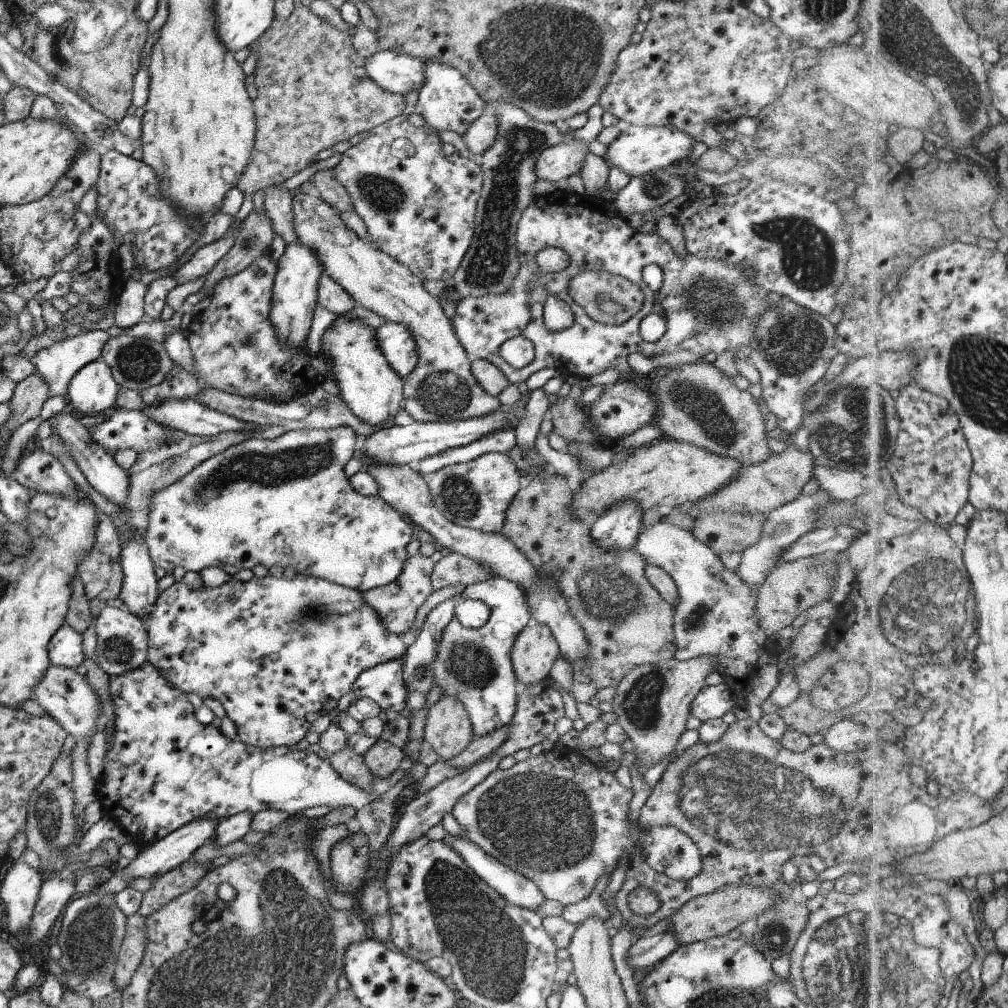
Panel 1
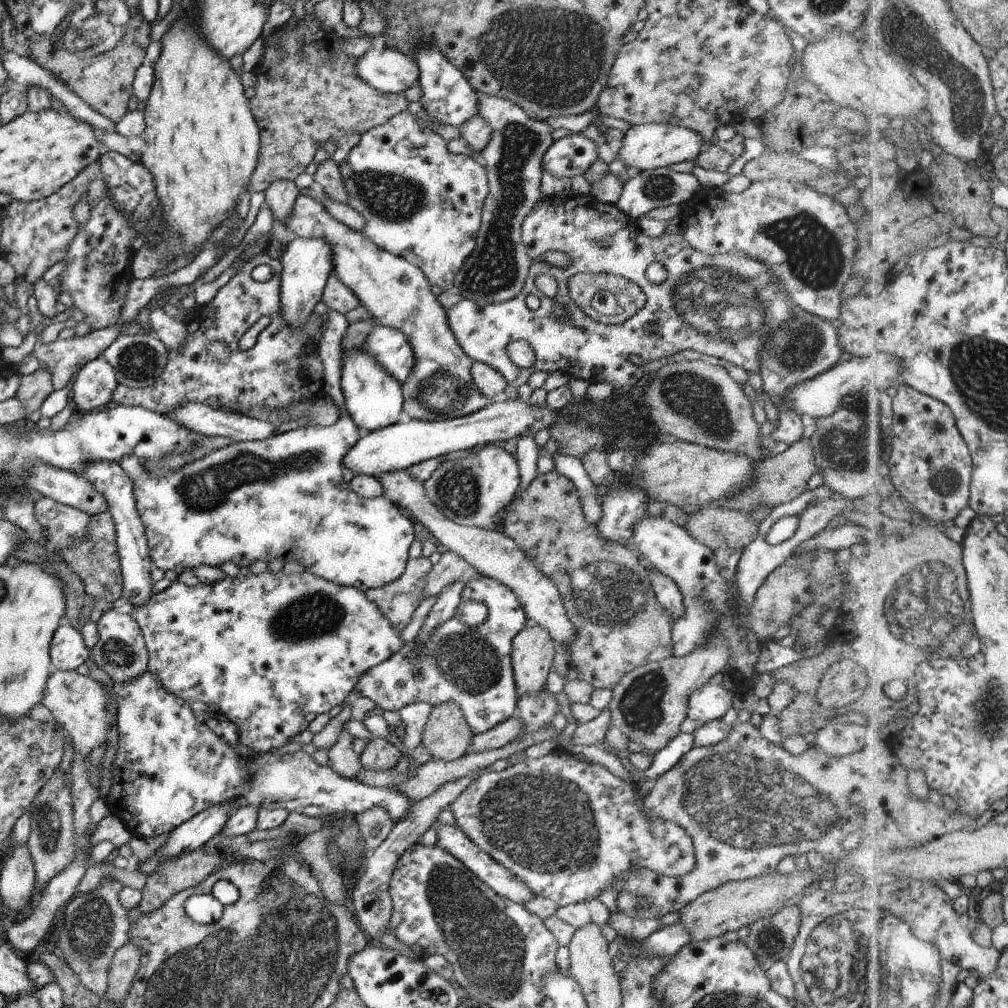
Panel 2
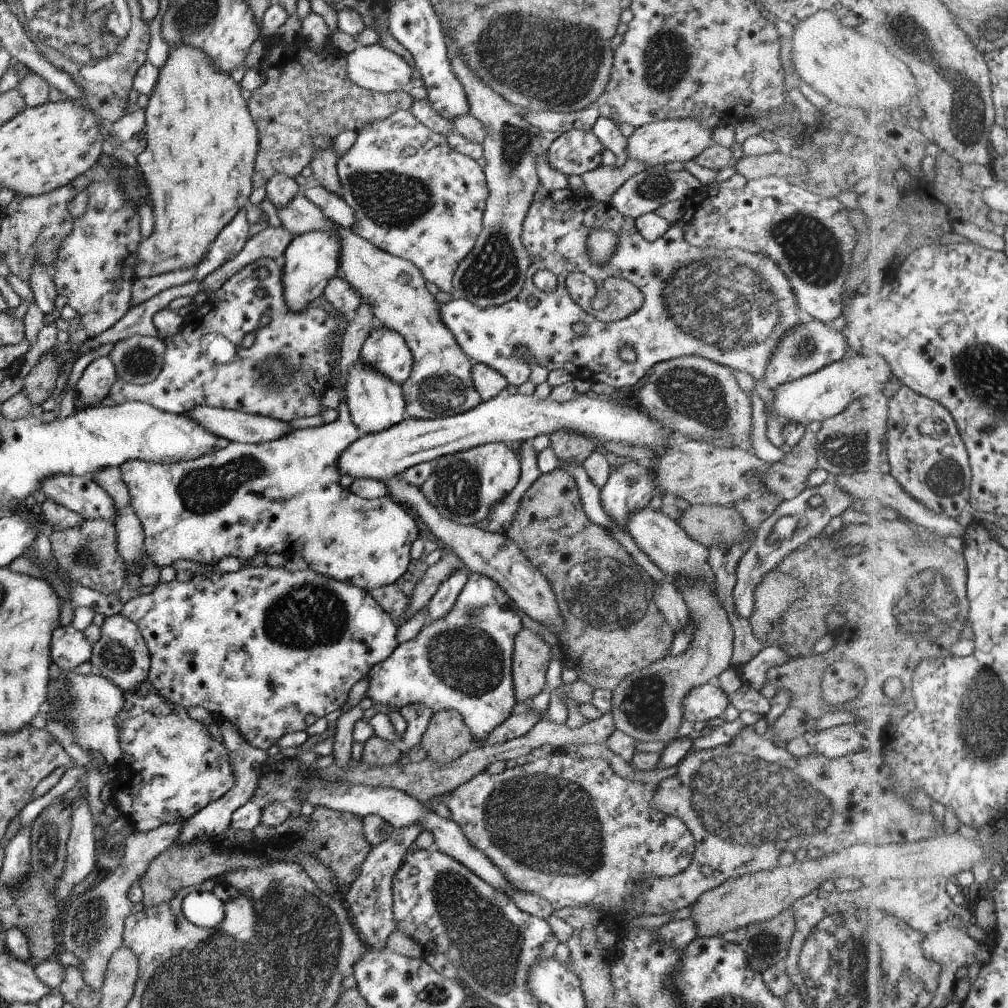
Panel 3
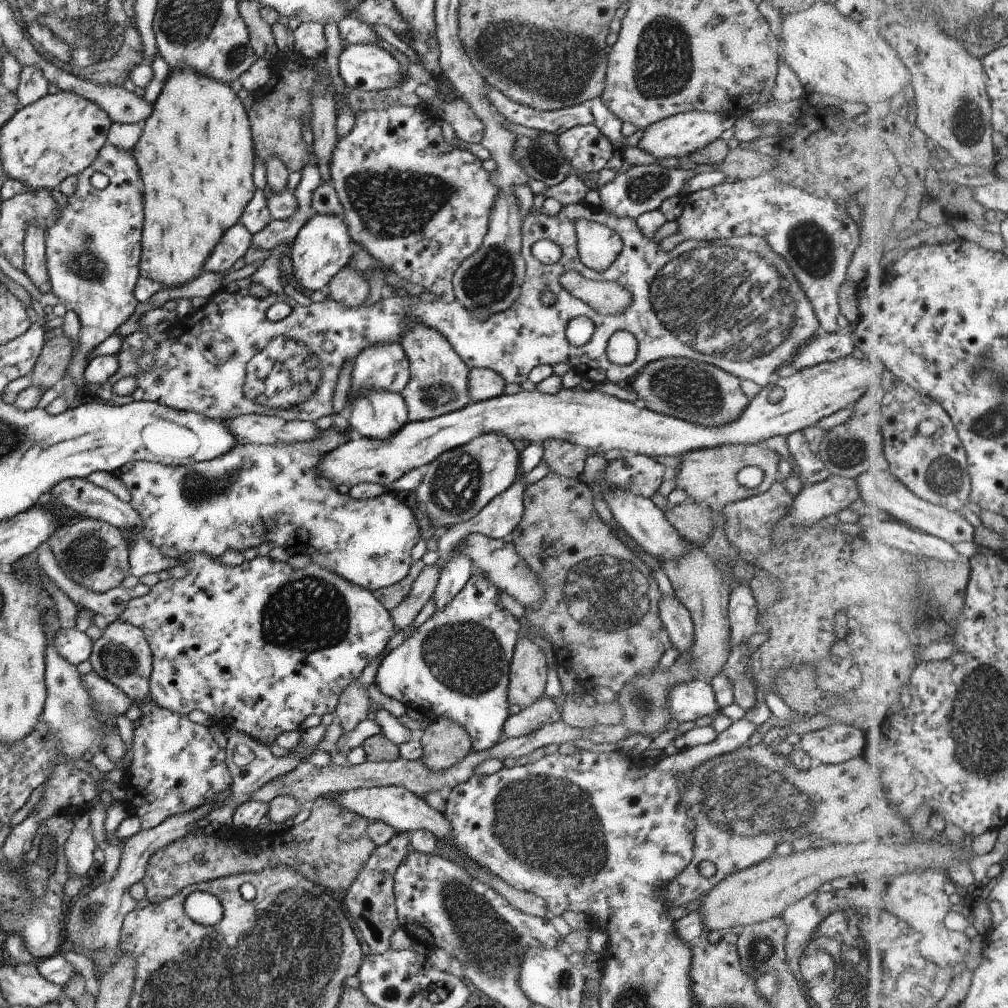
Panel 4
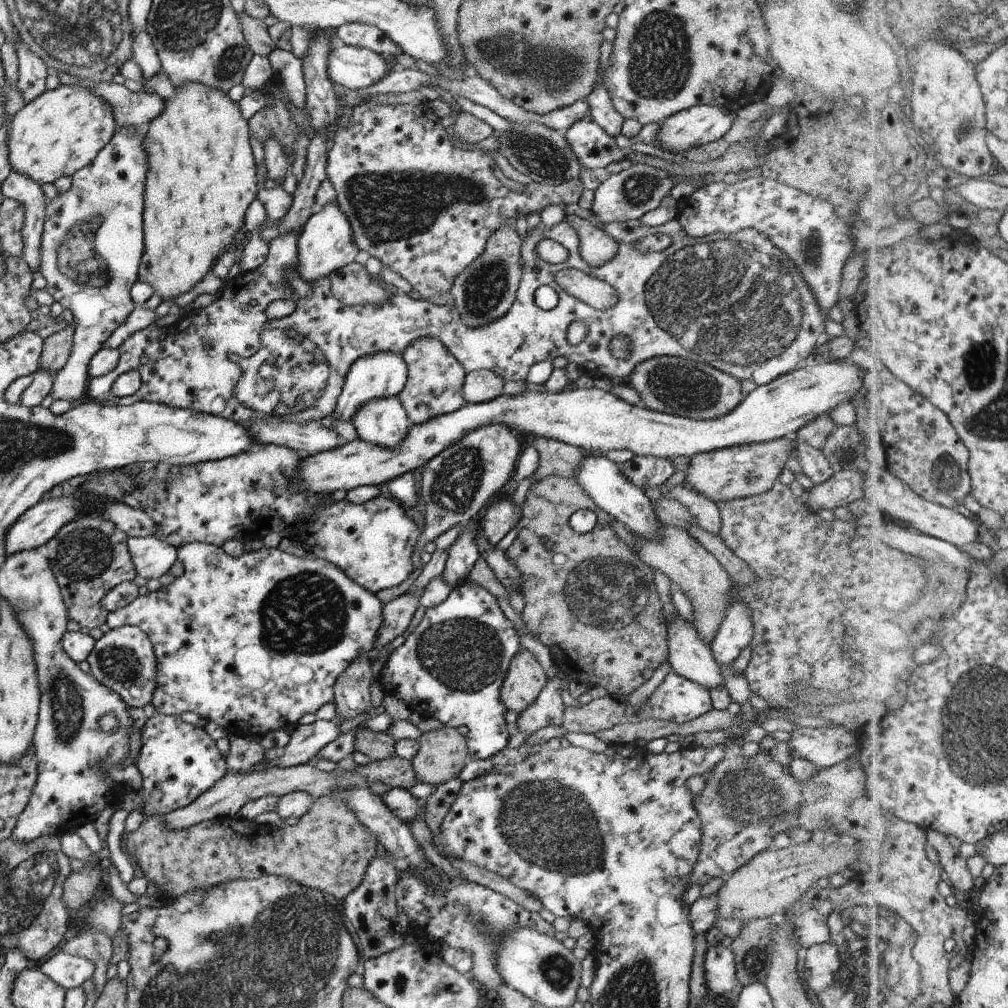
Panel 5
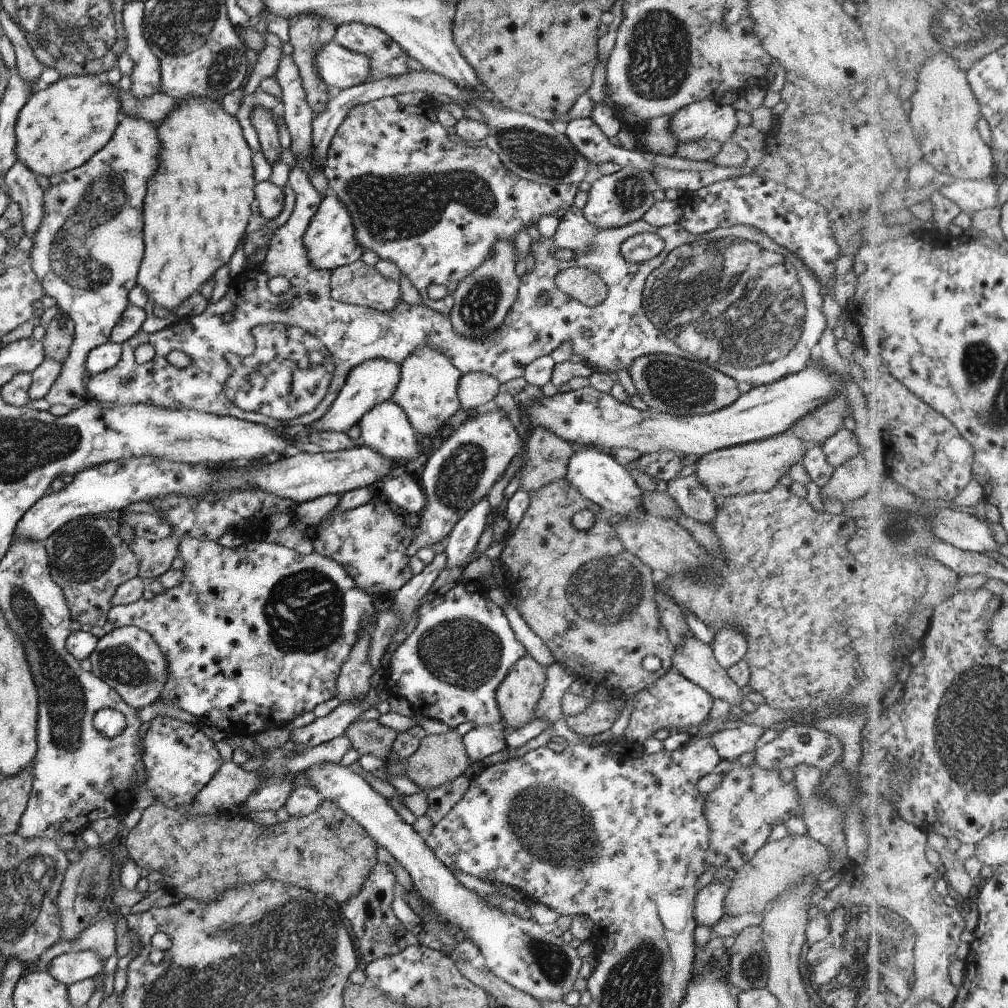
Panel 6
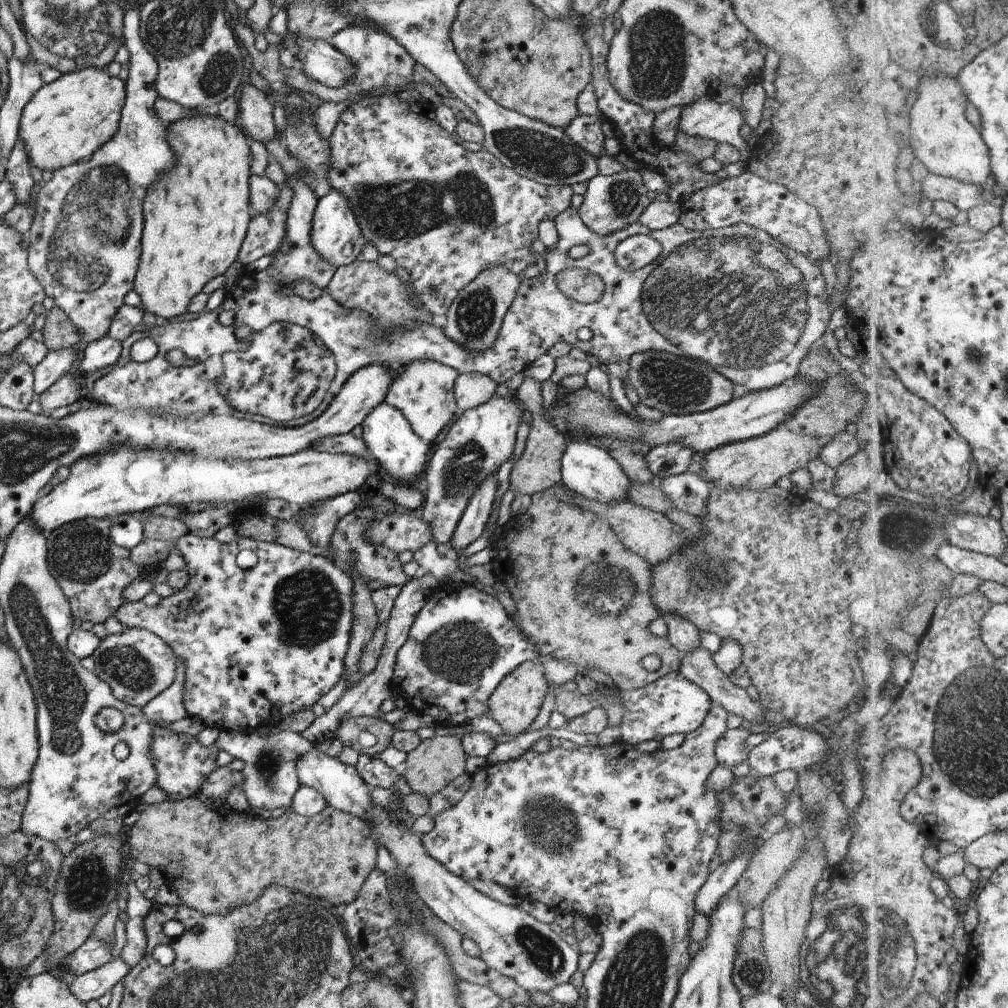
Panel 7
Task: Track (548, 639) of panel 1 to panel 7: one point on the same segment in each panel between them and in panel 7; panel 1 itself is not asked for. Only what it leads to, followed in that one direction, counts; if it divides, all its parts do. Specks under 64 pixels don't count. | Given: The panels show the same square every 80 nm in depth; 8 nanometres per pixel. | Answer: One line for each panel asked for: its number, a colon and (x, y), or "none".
2: (532, 652)
3: (530, 654)
4: (526, 678)
5: (524, 680)
6: (516, 696)
7: (515, 702)

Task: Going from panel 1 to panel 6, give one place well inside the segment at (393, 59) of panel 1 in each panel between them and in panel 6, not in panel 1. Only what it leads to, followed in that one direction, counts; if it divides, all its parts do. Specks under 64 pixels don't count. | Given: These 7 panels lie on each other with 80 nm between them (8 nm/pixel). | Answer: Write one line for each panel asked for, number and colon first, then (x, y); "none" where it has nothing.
2: (384, 69)
3: (374, 68)
4: (363, 67)
5: (355, 68)
6: (337, 66)

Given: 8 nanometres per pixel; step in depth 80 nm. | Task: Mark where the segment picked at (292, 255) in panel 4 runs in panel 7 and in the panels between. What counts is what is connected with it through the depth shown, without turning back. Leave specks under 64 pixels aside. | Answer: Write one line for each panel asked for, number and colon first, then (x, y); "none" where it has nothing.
5: (324, 244)
6: (329, 241)
7: (334, 234)

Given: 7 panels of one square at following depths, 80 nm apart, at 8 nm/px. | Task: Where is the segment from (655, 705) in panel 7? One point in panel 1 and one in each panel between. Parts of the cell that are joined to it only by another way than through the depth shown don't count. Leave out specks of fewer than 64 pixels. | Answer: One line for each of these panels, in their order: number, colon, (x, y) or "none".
1: (712, 701)
2: (709, 702)
3: (707, 701)
4: (688, 701)
5: (677, 699)
6: (671, 701)

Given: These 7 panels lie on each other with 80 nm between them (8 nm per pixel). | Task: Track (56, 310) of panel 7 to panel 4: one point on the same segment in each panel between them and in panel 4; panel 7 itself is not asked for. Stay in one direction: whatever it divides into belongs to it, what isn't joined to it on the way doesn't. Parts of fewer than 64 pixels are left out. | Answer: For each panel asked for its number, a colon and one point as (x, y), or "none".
4: (51, 362)
5: (55, 348)
6: (57, 339)

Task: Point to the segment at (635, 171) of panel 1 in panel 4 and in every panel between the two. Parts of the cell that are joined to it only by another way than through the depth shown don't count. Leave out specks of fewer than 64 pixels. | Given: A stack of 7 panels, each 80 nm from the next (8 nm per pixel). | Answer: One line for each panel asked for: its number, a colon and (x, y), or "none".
2: (643, 147)
3: (655, 143)
4: (679, 135)

